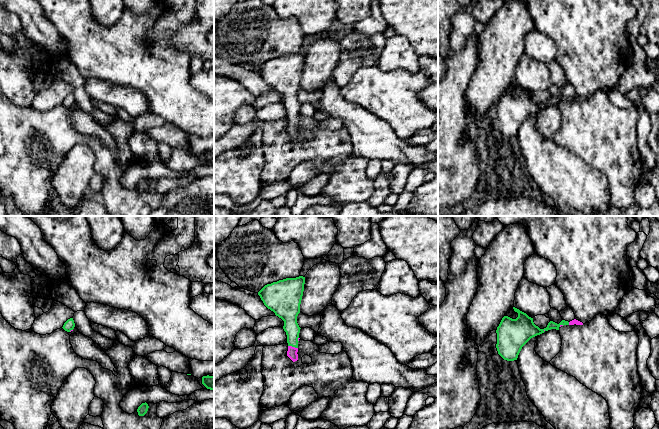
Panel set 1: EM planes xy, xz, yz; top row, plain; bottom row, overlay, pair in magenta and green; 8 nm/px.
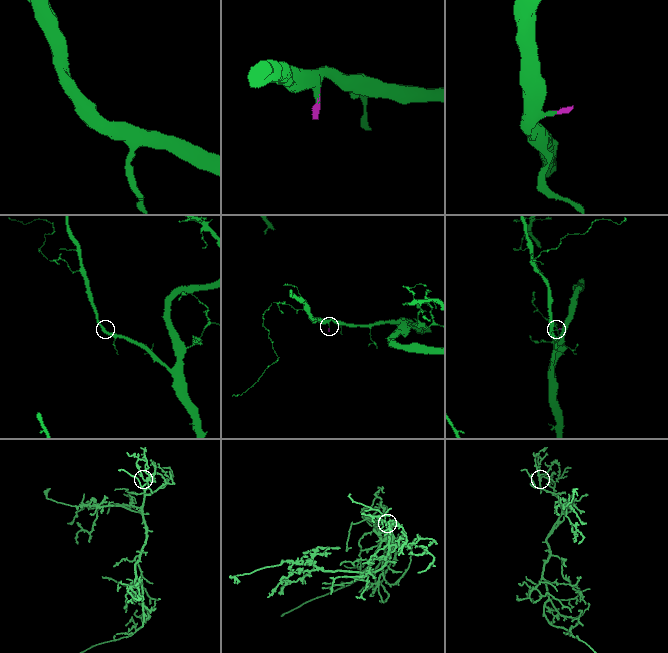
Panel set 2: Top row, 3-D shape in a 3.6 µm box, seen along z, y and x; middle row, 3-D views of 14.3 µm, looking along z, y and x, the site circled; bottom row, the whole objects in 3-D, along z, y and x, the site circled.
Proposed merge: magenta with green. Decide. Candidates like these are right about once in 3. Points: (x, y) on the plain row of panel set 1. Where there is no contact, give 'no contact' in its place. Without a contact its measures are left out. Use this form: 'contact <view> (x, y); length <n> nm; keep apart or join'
contact xz (293, 123); length 80 nm; join

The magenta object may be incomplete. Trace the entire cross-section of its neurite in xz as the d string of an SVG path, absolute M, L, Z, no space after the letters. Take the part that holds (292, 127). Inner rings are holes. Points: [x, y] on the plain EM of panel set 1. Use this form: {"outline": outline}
{"outline": "M305 53L286 54L265 61L259 68L264 81L284 97L283 105L287 111L287 132L298 136L298 118L300 103L297 92L303 72Z"}

